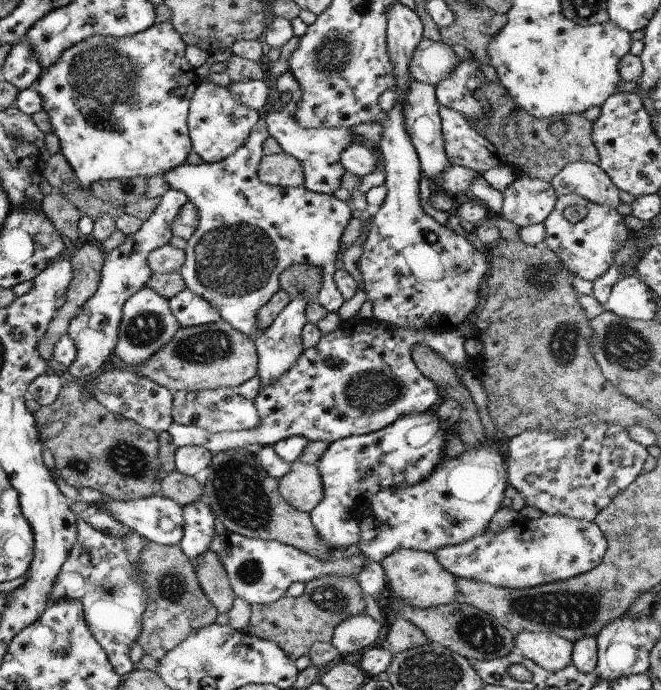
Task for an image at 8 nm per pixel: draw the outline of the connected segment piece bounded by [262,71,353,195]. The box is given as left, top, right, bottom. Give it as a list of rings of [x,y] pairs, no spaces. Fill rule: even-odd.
[[[285,71],[275,79],[273,82],[274,89],[278,92],[291,92],[291,100],[283,106],[276,106],[262,112],[269,136],[279,144],[285,154],[293,156],[295,160],[299,161],[299,164],[302,166],[303,187],[305,190],[324,195],[333,194],[340,187],[341,176],[345,173],[340,164],[341,152],[347,146],[351,146],[353,136],[351,132],[353,130],[345,127],[320,127],[317,129],[299,126],[293,120],[293,112],[295,112],[296,104],[299,102],[301,90],[289,72]]]

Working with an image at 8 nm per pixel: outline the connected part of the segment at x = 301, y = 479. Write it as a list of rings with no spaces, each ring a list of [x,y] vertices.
[[[299,459],[291,463],[291,468],[287,474],[283,474],[281,478],[277,479],[279,496],[289,503],[298,511],[308,513],[319,504],[323,496],[323,488],[321,488],[321,477],[315,465],[305,464]]]

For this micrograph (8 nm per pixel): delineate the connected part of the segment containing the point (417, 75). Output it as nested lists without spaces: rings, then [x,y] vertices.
[[[422,37],[411,54],[407,70],[410,78],[434,87],[453,72],[457,62],[459,58],[447,44]]]

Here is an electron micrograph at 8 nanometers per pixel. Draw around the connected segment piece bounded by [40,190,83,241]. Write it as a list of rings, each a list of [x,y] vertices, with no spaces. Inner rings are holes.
[[[57,190],[43,196],[40,208],[61,239],[67,238],[67,240],[74,241],[77,238],[76,224],[83,214]]]

